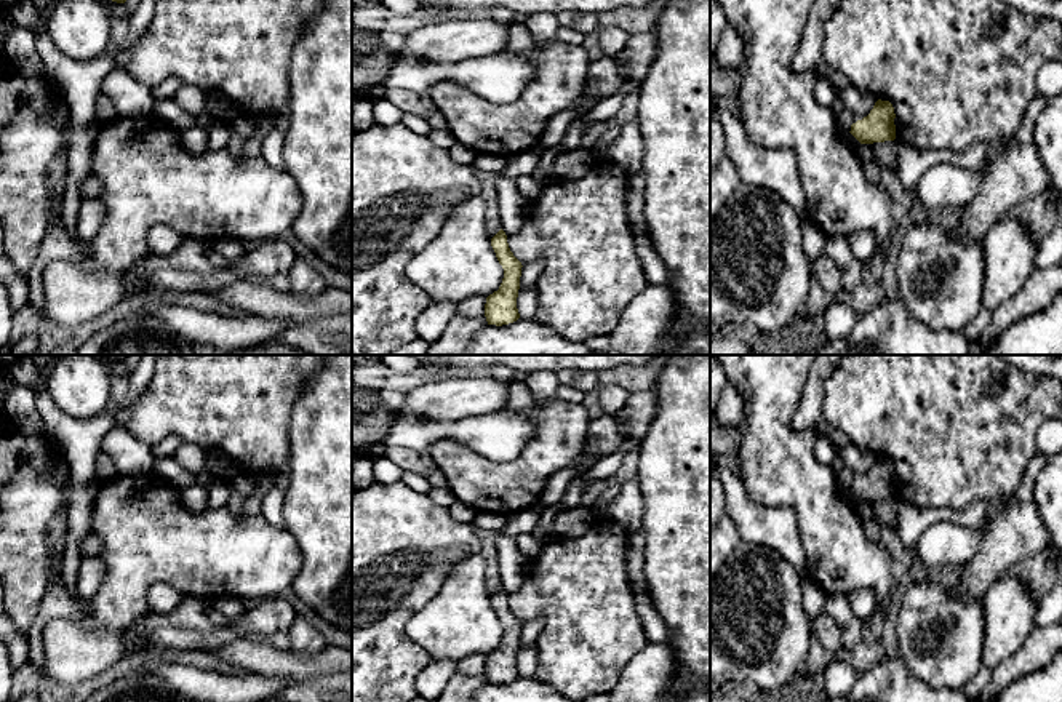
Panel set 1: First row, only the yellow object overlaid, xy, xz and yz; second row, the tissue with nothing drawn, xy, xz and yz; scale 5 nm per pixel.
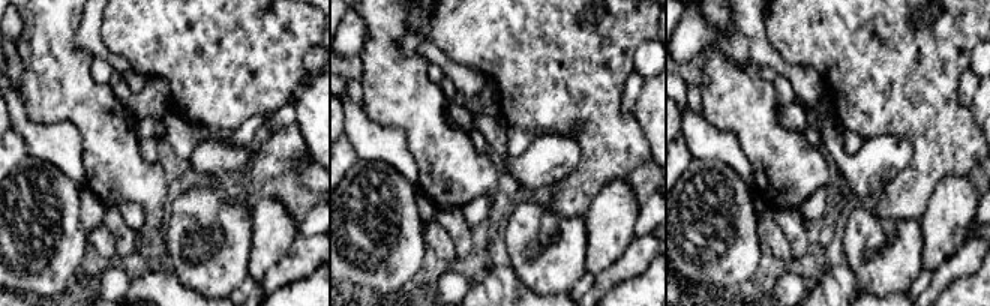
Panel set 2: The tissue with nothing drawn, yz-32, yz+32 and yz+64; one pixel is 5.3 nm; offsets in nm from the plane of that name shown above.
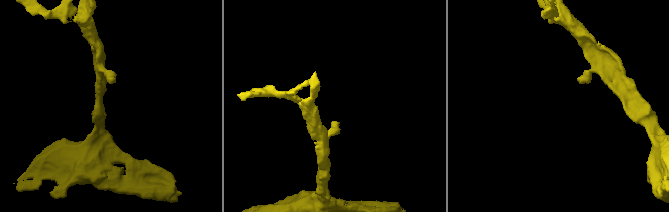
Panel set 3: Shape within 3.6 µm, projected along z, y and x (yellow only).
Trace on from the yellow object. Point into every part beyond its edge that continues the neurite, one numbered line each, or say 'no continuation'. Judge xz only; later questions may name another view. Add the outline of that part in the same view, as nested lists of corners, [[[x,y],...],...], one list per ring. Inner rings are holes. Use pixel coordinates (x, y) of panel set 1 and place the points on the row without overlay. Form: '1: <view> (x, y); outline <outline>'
no continuation

